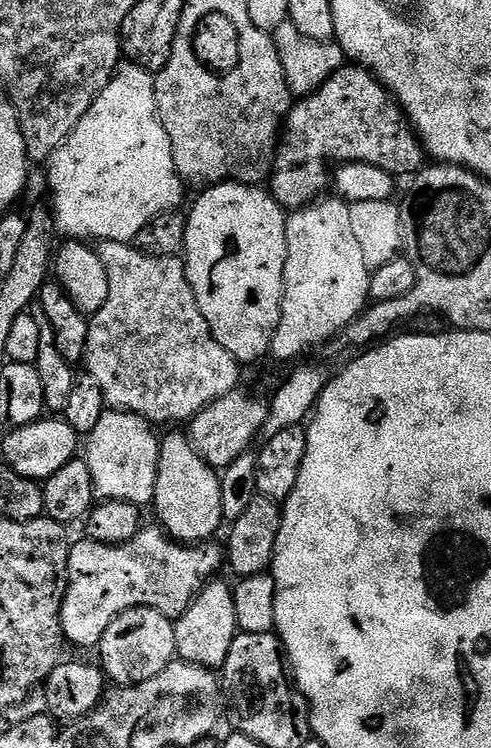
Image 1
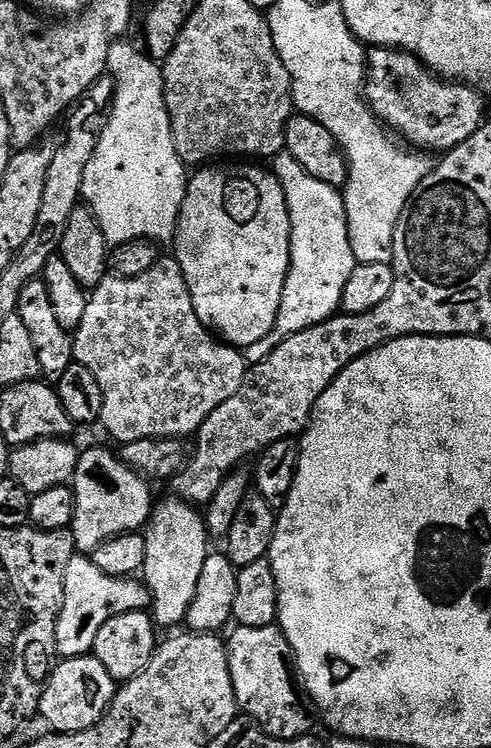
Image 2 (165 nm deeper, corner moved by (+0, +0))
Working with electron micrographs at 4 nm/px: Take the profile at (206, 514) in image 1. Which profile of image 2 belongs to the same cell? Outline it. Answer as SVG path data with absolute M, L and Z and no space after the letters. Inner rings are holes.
M171 498L155 505L142 535L146 542L146 562L142 569L142 582L152 596L150 615L161 629L183 625L188 619L190 602L194 602L194 590L202 565L210 554L208 528L199 507L186 500Z

